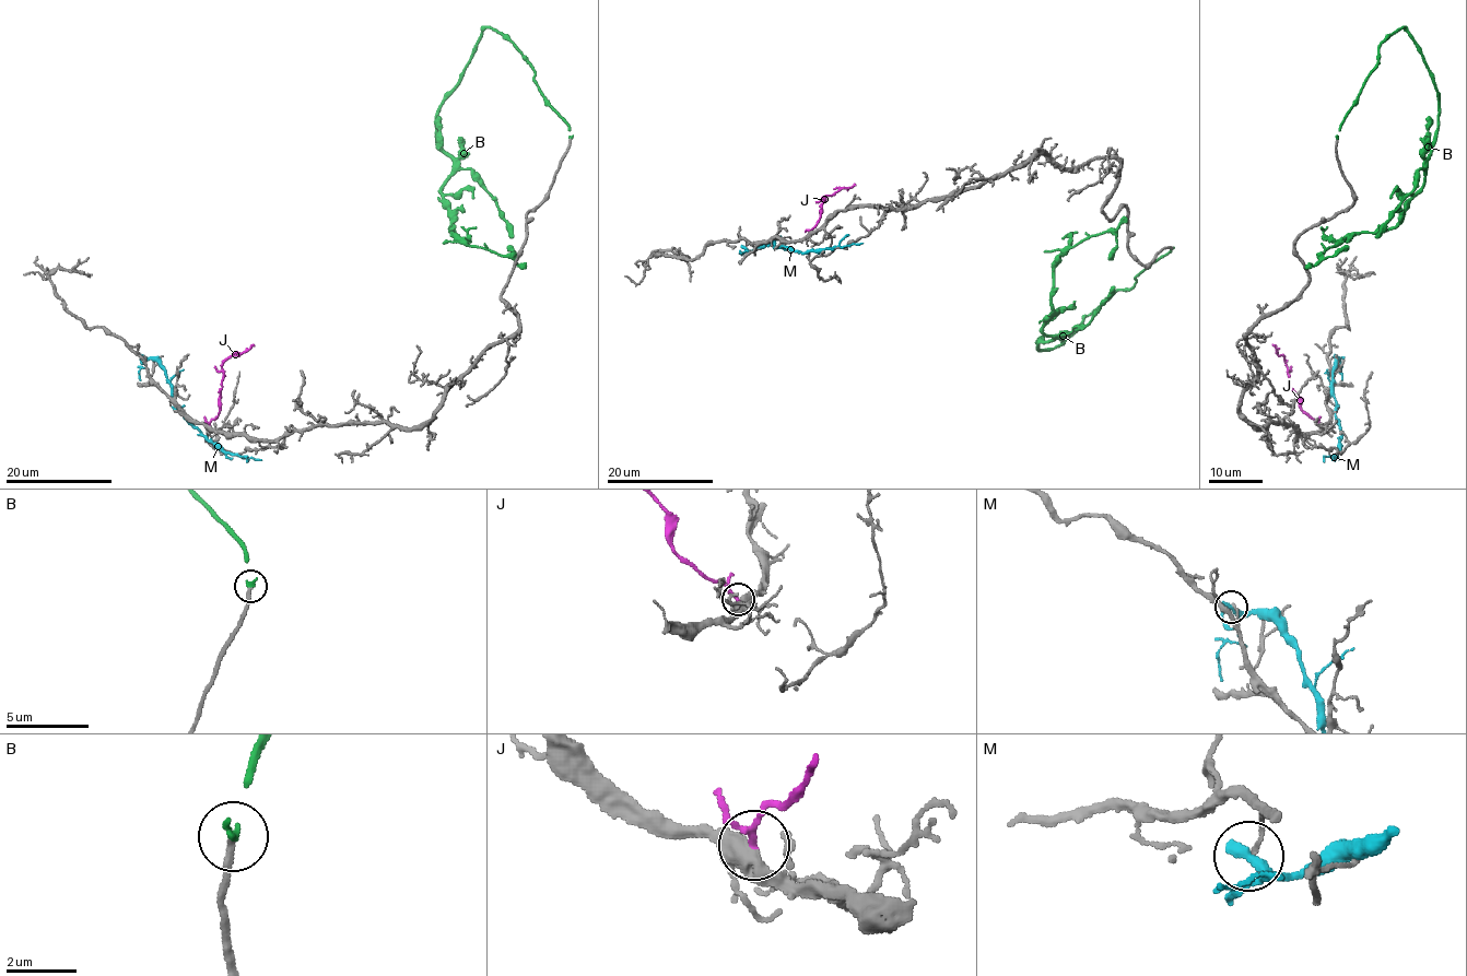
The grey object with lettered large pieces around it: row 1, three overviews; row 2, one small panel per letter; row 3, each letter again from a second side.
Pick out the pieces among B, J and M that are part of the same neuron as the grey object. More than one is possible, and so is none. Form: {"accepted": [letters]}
{"accepted": ["B", "J"]}

